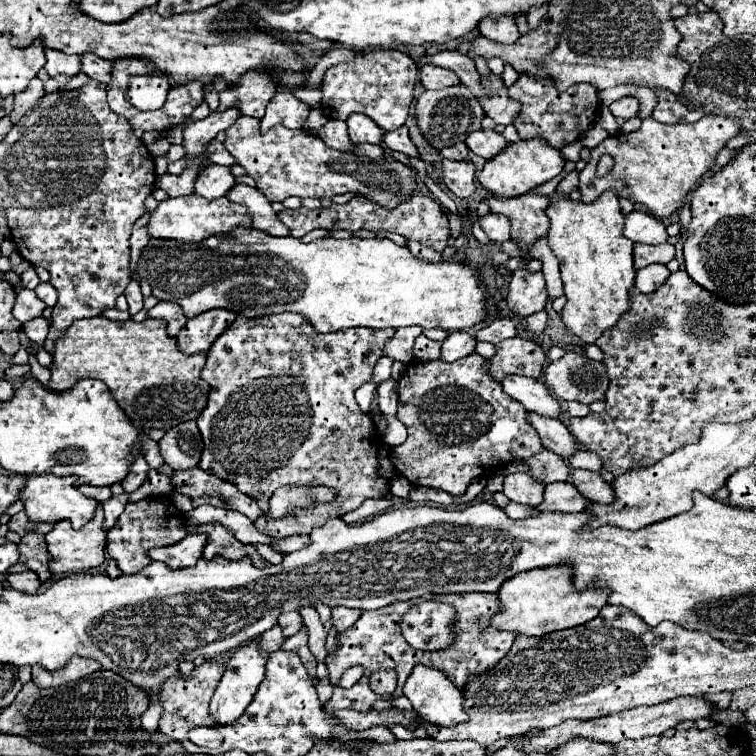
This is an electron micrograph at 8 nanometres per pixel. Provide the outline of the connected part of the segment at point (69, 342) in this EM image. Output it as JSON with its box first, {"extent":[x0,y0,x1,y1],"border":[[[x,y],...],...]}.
{"extent":[49,315,211,431],"border":[[[99,315],[99,317],[75,321],[65,331],[63,339],[57,341],[49,387],[55,391],[67,391],[77,383],[77,379],[85,379],[85,377],[101,379],[109,387],[117,405],[127,413],[127,417],[135,427],[167,431],[179,423],[197,419],[199,413],[207,407],[211,387],[201,379],[201,369],[205,367],[205,359],[207,359],[205,353],[195,353],[195,355],[181,353],[177,347],[177,339],[167,333],[167,321],[147,317],[141,323],[133,319],[119,323]]]}

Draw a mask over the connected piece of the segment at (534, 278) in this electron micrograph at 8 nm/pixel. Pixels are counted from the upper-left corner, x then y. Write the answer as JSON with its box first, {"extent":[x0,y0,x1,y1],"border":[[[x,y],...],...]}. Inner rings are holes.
{"extent":[507,269,547,317],"border":[[[517,269],[511,275],[509,281],[509,293],[507,293],[507,305],[509,309],[519,317],[529,317],[531,313],[537,313],[547,303],[547,289],[543,273]]]}

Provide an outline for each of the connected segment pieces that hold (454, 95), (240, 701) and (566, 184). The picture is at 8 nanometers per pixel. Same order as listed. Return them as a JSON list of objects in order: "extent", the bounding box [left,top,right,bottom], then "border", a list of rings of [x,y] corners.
[{"extent":[415,83,485,151],"border":[[[463,83],[445,87],[445,89],[439,89],[439,91],[425,91],[417,99],[417,107],[415,107],[415,121],[417,121],[423,137],[437,151],[451,147],[455,143],[463,143],[469,133],[481,129],[483,117],[485,117],[485,111],[483,111],[481,103]]]},{"extent":[211,641,267,725],"border":[[[255,641],[243,645],[241,649],[237,649],[237,653],[229,659],[225,673],[215,689],[215,695],[211,699],[211,719],[219,725],[231,725],[235,719],[239,719],[243,715],[243,711],[247,709],[247,705],[251,703],[255,689],[259,687],[259,683],[263,681],[263,673],[265,673],[265,663],[267,663],[267,655],[259,653],[259,647]]]},{"extent":[557,169,579,195],"border":[[[573,169],[571,173],[567,173],[567,175],[561,179],[561,183],[557,185],[557,191],[559,191],[561,195],[571,193],[573,189],[577,189],[577,183],[579,183],[579,171]]]}]

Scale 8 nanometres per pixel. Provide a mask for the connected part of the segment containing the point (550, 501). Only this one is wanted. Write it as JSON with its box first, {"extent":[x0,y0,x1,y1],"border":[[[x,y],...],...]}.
{"extent":[537,481,591,513],"border":[[[569,481],[551,483],[545,487],[545,501],[537,507],[537,511],[563,511],[577,513],[583,511],[591,501]]]}

